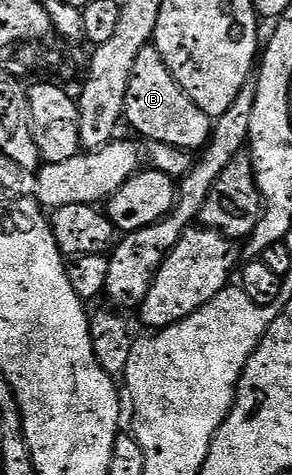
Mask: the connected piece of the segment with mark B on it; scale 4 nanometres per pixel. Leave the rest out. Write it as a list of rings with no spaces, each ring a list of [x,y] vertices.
[[[153,44],[141,48],[133,64],[133,76],[129,76],[129,92],[125,96],[125,122],[143,138],[152,143],[174,146],[176,150],[199,152],[211,140],[213,119],[177,84],[169,72],[161,52]]]

